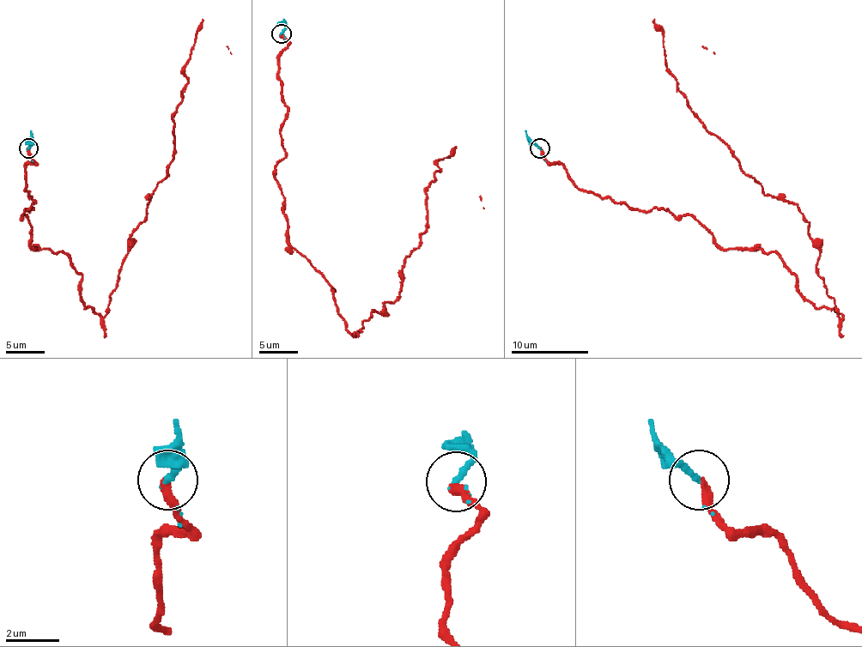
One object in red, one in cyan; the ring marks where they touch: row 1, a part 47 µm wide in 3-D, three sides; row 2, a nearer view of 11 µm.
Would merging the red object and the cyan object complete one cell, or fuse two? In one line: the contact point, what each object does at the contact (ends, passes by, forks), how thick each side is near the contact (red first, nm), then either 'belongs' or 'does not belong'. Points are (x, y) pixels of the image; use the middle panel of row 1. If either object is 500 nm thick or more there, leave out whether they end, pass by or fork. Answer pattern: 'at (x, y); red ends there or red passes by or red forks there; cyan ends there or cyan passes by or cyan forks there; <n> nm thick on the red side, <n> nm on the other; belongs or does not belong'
at (281, 33); red ends there; cyan passes by; 320 nm thick on the red side, 160 nm on the other; belongs

